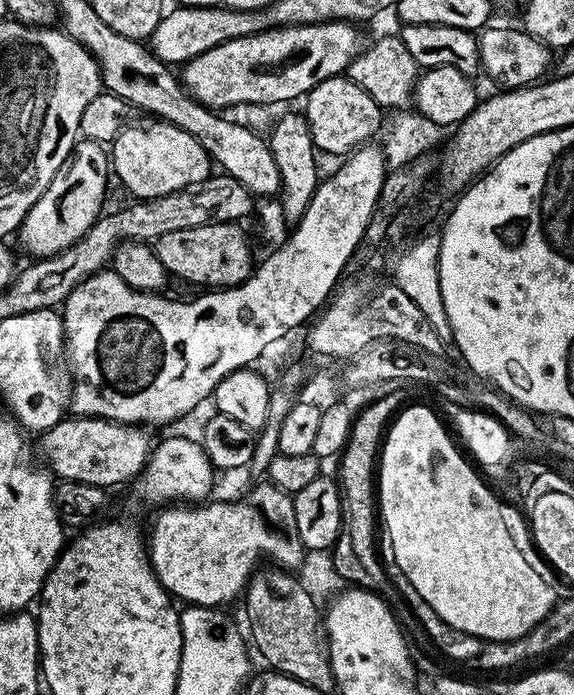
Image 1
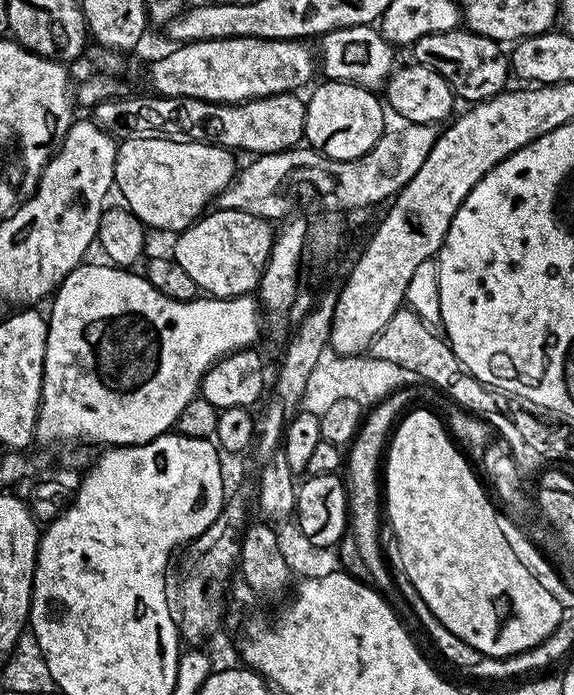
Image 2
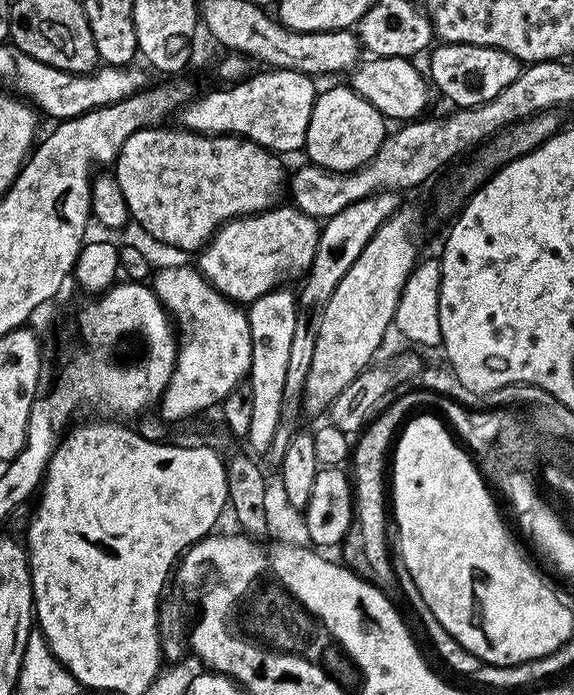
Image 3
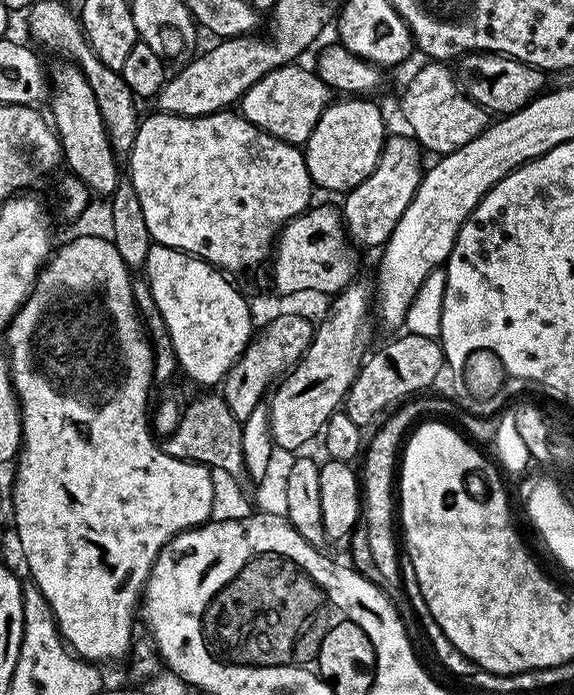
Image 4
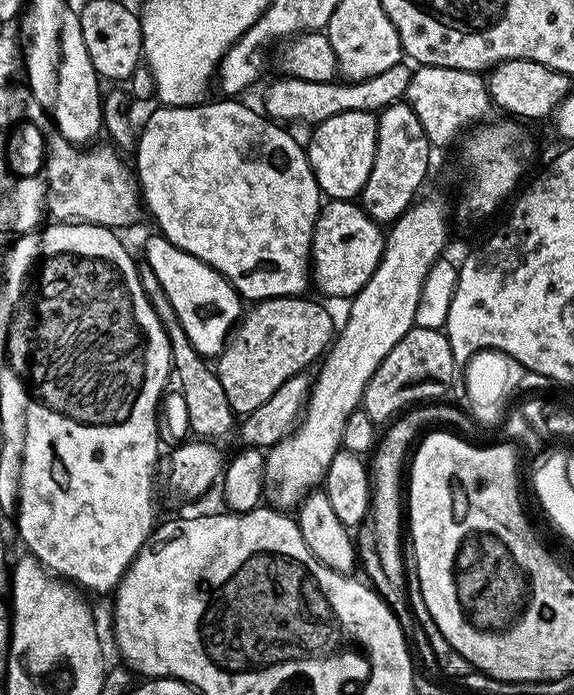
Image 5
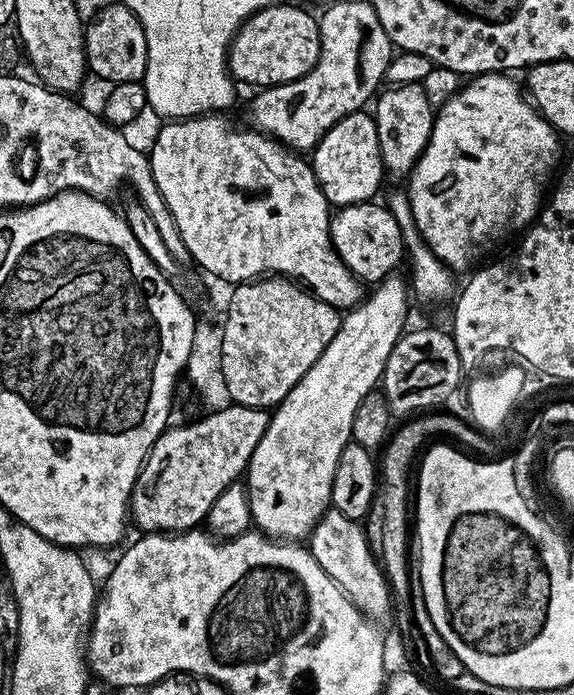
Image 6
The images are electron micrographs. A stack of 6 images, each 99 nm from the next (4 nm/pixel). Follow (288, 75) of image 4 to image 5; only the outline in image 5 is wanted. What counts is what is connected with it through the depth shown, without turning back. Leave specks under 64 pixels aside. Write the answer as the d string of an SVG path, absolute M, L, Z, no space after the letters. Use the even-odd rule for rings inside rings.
M401 62L390 66L390 70L382 70L382 74L374 74L369 80L353 80L351 82L306 82L291 78L279 78L268 88L264 96L263 111L273 121L301 120L307 126L321 124L326 118L337 116L343 112L370 112L379 114L391 104L403 101L410 86L413 69Z

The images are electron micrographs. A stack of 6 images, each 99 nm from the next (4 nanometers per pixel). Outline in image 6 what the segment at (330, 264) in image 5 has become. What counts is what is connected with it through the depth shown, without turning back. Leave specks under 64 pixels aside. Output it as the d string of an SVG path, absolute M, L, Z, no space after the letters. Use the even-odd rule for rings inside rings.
M377 202L362 204L345 204L340 213L332 216L330 238L338 258L346 262L346 266L365 285L375 286L381 280L387 280L397 271L396 267L406 260L406 232L390 214L390 210Z

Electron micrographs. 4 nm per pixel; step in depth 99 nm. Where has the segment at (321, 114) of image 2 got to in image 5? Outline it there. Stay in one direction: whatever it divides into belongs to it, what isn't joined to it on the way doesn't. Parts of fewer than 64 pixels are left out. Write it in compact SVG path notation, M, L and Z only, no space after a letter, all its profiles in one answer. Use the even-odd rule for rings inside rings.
M343 112L326 118L321 124L315 125L311 132L312 141L307 141L306 151L321 193L333 200L352 200L359 197L376 153L376 116L370 112Z

